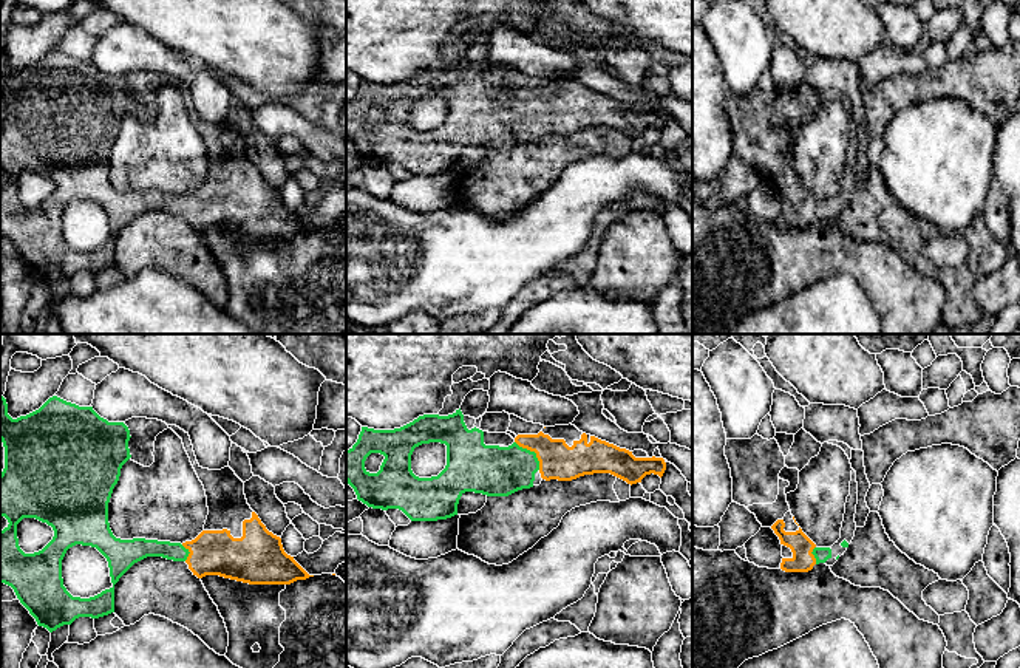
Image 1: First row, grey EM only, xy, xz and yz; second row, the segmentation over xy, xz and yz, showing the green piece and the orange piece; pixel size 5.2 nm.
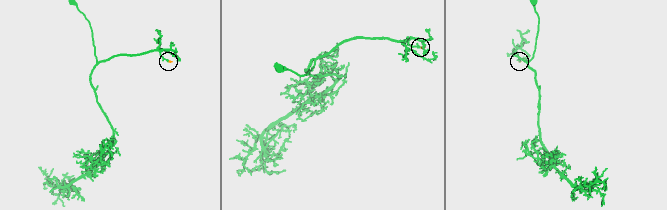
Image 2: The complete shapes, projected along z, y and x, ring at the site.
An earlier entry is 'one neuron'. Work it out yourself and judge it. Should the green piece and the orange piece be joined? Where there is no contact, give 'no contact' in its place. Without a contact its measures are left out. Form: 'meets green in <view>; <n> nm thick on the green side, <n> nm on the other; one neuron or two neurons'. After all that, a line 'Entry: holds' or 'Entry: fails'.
meets green in xz; 260 nm thick on the green side, 190 nm on the other; one neuron
Entry: holds

